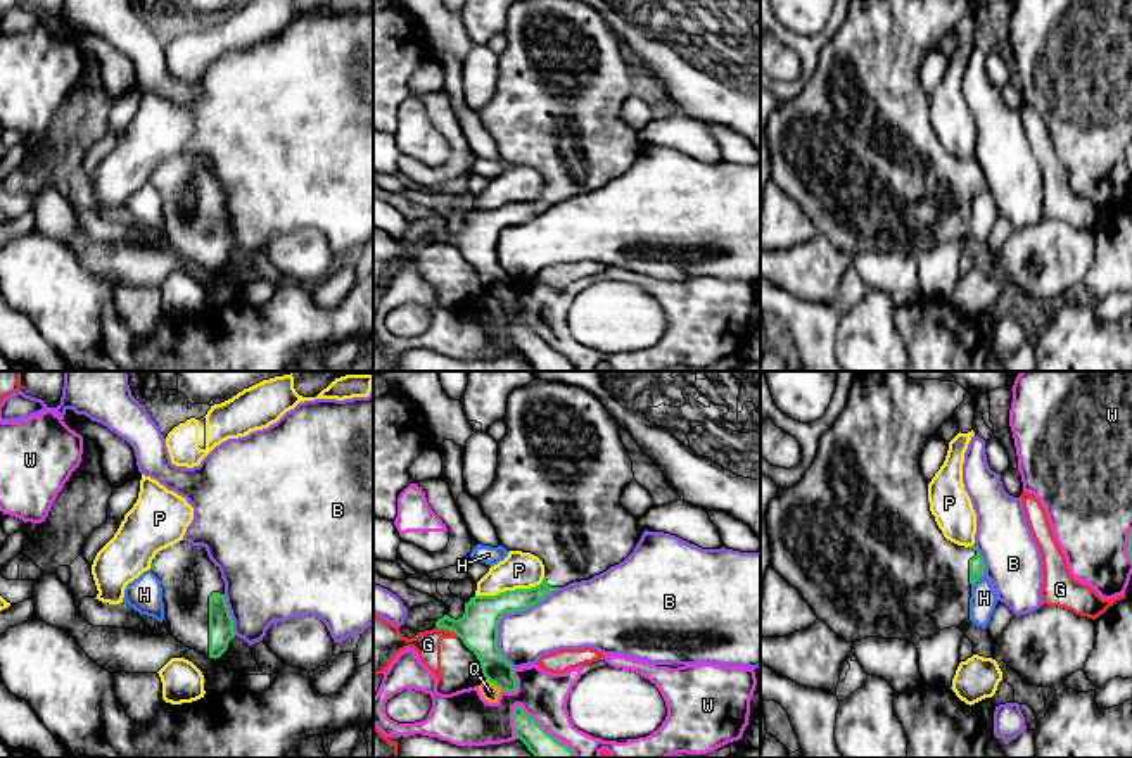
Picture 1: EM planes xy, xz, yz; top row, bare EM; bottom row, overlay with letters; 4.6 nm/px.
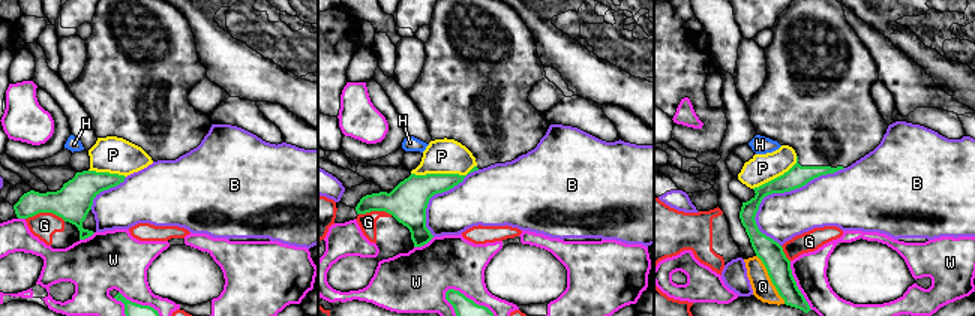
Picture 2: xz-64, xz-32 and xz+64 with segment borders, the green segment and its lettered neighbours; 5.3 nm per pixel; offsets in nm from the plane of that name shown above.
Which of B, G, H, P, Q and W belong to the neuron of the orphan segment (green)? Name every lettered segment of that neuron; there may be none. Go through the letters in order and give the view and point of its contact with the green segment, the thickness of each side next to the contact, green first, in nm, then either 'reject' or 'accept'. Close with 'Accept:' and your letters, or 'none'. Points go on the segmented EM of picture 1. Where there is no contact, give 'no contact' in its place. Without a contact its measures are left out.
B: meets green in xz at (503, 613); 180 nm thick on the green side, 240 nm on the other; reject
G: meets green in xz at (448, 629); 180 nm thick on the green side, 130 nm on the other; reject
H: meets green in yz at (977, 579); 80 nm thick on the green side, 120 nm on the other; reject
P: meets green in xz at (510, 591); 180 nm thick on the green side, 180 nm on the other; reject
Q: meets green in xz at (495, 684); 170 nm thick on the green side, 80 nm on the other; reject
W: meets green in xz at (543, 729); 160 nm thick on the green side, 220 nm on the other; reject
Accept: none

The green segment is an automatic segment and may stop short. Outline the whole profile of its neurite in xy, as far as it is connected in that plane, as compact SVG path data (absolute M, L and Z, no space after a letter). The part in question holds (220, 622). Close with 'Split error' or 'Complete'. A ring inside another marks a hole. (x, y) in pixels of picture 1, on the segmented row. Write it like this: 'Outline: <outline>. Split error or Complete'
Outline: M180 540L156 554L150 572L161 580L169 634L204 656L219 658L235 632L221 572L206 547Z. Split error

